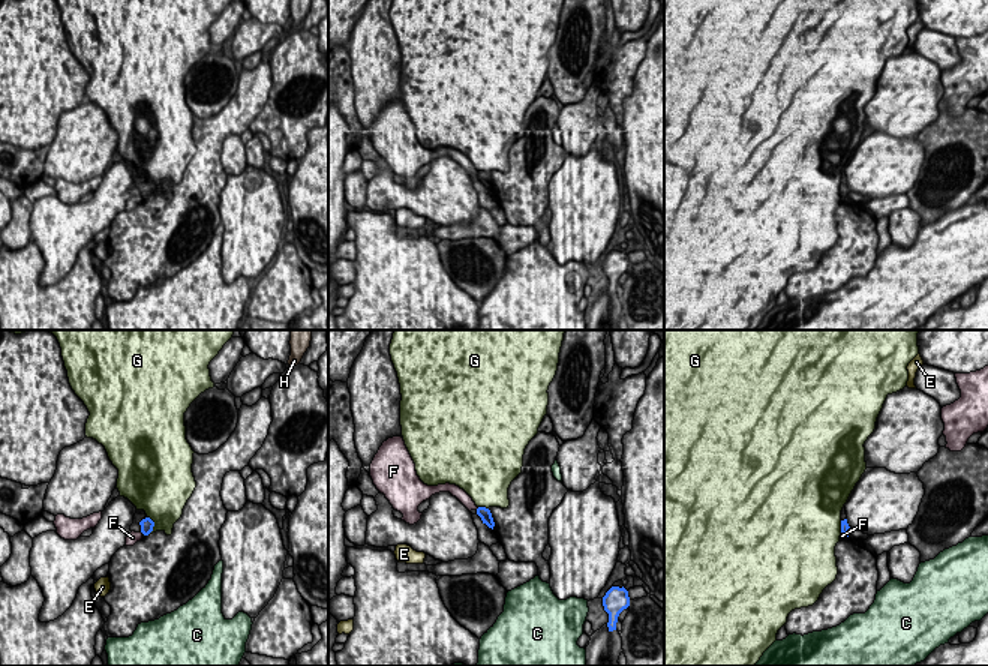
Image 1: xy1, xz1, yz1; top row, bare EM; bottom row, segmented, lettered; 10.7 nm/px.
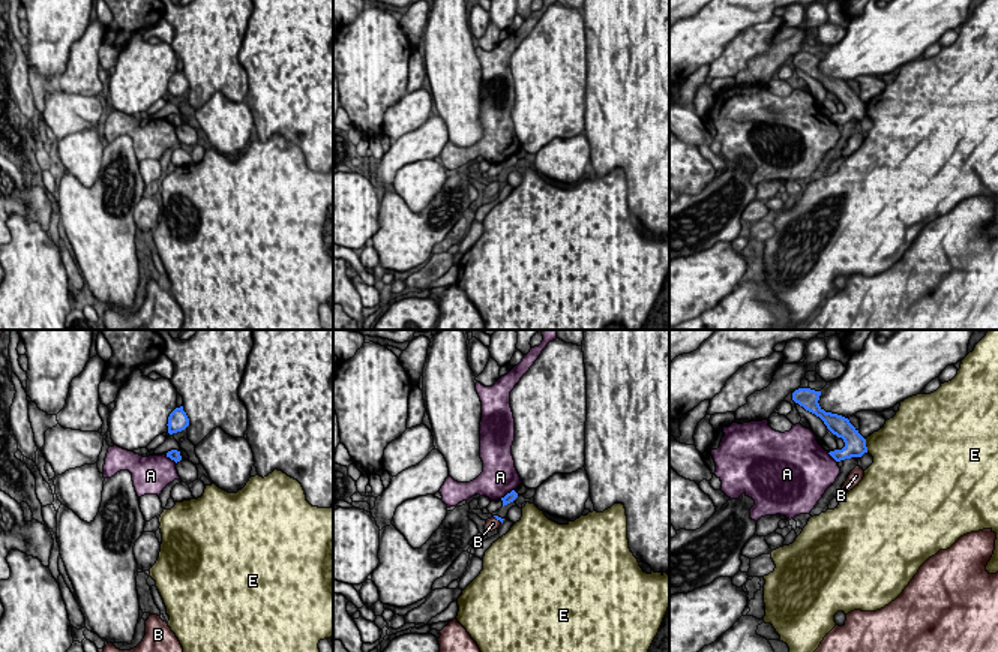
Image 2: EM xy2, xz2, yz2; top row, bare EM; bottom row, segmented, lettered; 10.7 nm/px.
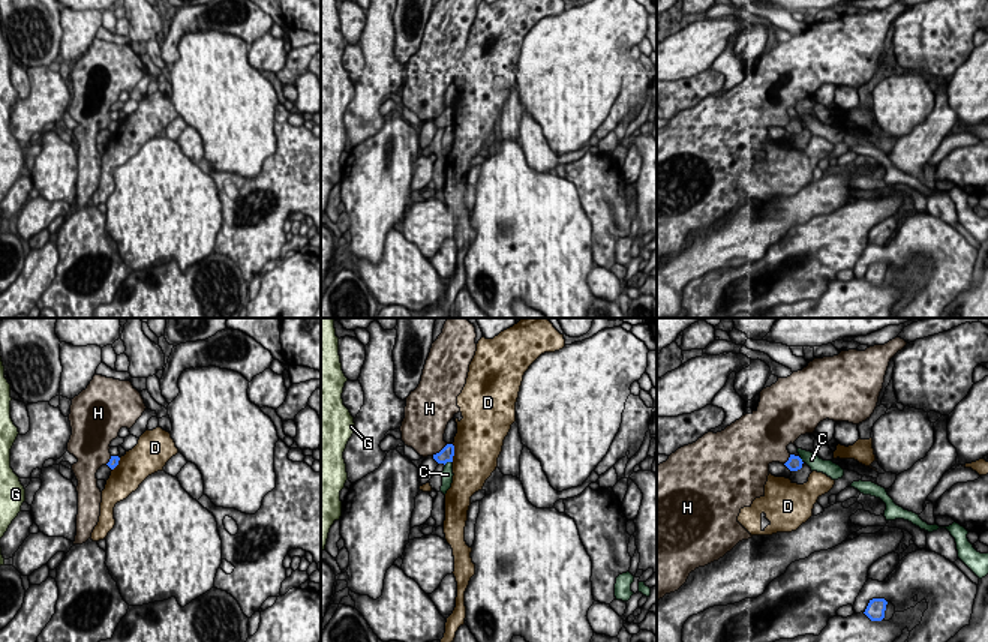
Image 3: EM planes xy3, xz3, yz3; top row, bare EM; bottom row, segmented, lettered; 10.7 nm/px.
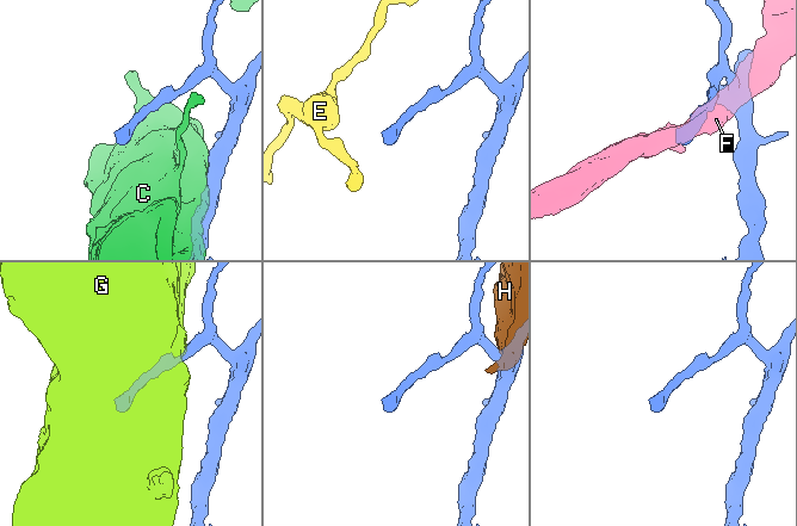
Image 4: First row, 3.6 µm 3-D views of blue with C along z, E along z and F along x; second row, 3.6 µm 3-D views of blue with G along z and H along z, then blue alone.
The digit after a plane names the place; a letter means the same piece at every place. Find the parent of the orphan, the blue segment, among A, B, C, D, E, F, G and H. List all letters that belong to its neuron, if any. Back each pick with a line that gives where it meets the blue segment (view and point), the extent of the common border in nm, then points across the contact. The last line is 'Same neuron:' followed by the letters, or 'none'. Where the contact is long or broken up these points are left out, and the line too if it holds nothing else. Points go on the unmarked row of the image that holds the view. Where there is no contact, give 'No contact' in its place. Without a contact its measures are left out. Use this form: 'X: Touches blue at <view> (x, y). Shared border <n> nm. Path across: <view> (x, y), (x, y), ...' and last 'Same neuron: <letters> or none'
B: Touches blue at xz2 (497, 183). Shared border 130 nm. Path across: xz2 (497, 182), (497, 183), (492, 188)
Same neuron: B

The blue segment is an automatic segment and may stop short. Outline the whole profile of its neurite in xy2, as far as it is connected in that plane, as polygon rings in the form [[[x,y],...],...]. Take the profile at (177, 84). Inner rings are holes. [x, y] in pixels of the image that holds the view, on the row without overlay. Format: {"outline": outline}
{"outline": [[[183,70],[176,72],[170,81],[168,81],[168,97],[177,97],[185,94],[189,90],[189,82],[186,79],[186,76],[183,75]]]}

